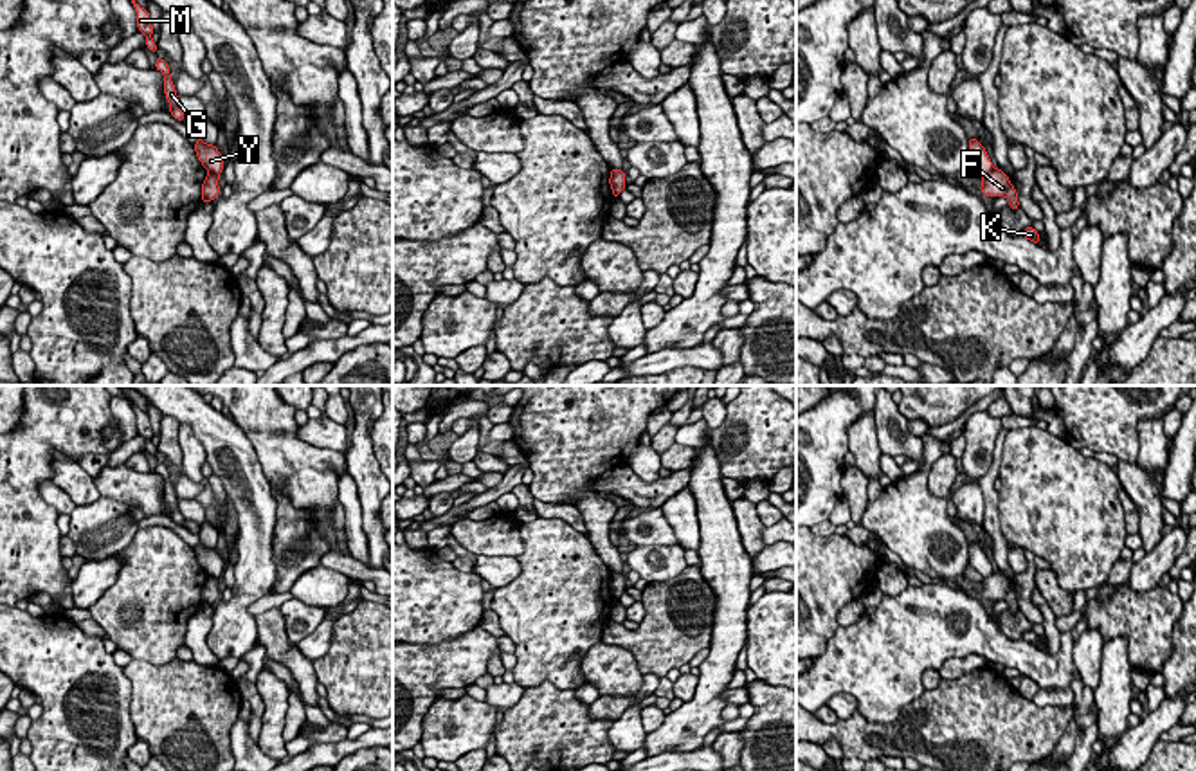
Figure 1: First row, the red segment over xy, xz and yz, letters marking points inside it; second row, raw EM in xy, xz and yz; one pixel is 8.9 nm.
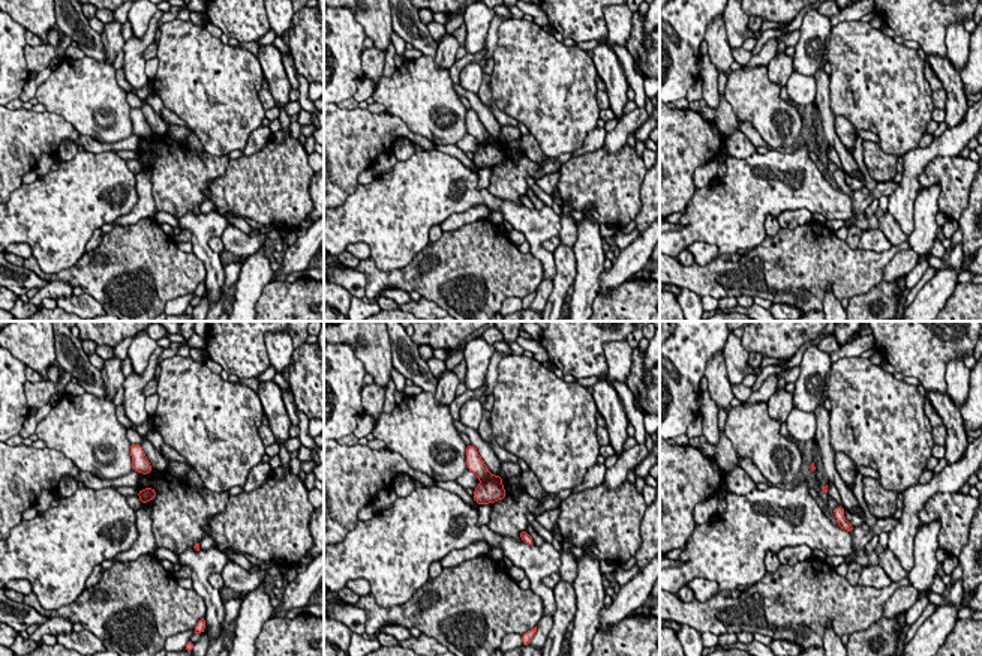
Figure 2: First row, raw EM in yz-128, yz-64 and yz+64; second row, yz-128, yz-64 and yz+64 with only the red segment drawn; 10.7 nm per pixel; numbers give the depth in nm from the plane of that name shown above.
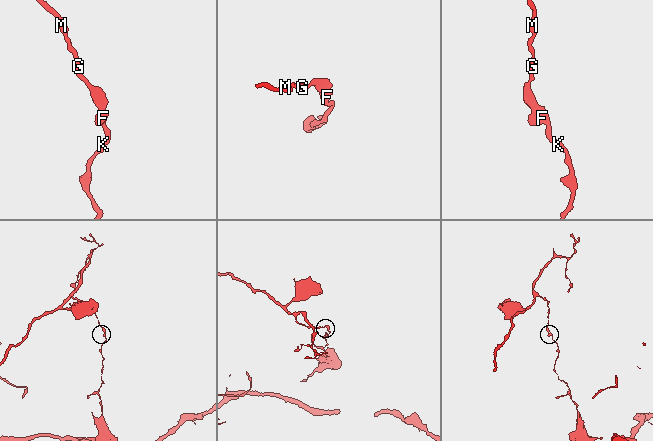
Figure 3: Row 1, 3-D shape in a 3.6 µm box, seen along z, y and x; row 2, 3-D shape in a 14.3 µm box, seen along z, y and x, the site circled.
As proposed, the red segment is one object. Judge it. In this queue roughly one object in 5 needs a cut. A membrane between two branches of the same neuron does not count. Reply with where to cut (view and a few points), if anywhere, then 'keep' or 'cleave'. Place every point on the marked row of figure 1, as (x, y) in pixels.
cut xy (209, 172), (218, 175); cleave

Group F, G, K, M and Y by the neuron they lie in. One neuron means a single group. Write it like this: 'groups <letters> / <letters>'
groups F K / G M Y

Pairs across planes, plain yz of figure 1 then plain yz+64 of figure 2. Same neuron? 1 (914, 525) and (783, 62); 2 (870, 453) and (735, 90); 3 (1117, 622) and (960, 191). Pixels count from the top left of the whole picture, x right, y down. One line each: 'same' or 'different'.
1: different
2: same
3: same

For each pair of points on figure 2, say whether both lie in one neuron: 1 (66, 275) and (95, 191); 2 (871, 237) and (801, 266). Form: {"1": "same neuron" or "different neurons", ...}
{"1": "different neurons", "2": "different neurons"}

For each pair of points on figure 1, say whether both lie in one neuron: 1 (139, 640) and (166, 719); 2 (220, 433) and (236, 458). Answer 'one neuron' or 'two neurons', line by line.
1: two neurons
2: one neuron

